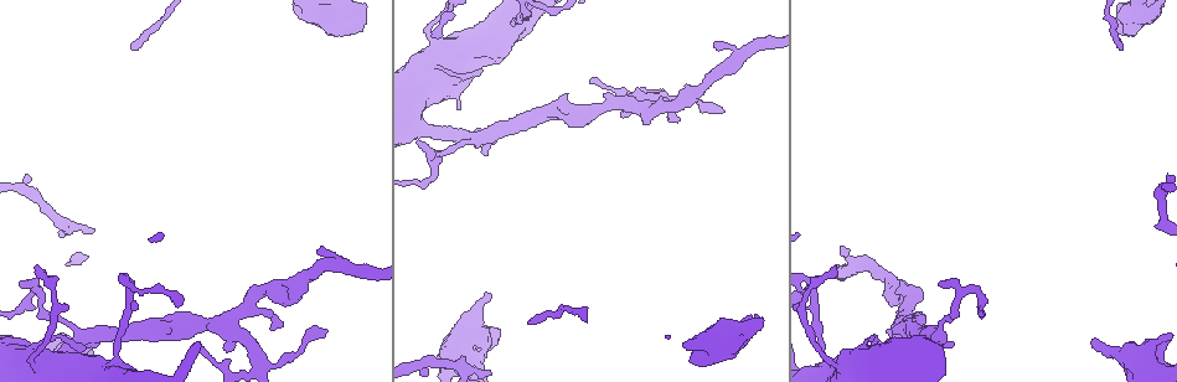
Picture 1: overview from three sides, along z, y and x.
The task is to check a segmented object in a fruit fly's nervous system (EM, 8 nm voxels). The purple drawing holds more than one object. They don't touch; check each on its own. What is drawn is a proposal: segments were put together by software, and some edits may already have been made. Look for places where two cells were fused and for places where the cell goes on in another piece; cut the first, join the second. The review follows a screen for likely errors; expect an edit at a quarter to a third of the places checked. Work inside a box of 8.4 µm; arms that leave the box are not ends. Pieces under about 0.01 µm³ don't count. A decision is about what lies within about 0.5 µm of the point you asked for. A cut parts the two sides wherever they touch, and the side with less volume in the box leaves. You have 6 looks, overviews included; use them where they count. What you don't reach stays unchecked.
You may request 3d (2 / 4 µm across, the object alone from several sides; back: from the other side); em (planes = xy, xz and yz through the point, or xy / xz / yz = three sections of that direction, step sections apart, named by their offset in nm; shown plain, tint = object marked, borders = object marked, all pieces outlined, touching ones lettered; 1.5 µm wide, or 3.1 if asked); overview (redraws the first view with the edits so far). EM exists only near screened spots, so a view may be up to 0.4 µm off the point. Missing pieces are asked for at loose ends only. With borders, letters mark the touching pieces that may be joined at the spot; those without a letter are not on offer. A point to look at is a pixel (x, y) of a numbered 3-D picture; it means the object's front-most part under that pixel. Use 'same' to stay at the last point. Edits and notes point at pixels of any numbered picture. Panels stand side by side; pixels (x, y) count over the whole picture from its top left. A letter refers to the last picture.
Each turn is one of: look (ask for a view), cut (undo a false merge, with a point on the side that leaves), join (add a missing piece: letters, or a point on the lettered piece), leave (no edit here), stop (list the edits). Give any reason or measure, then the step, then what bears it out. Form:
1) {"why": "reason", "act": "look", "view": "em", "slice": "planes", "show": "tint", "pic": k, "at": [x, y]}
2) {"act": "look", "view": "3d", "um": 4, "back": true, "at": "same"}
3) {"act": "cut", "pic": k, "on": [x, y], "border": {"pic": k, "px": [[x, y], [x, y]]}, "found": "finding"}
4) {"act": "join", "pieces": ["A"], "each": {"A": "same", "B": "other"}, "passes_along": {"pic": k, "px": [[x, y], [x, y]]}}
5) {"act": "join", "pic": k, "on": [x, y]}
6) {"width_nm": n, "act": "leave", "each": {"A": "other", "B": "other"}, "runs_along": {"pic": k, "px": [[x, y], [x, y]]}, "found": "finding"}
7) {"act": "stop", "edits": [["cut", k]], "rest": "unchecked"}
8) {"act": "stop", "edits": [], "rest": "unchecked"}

{"why": "free end", "act": "look", "view": "em", "slice": "planes", "show": "borders", "pic": 1, "at": [843, 247]}

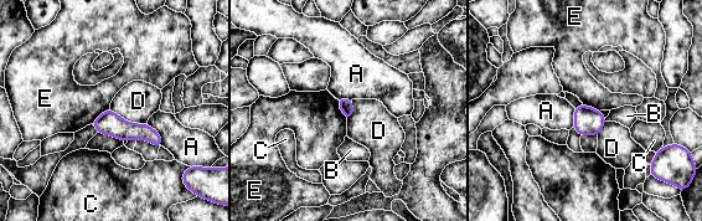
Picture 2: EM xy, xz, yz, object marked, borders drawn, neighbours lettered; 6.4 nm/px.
{"act": "leave", "each": {"A": "other", "B": "other", "C": "other", "D": "other", "E": "other"}, "border": {"pic": 2, "px": [[109, 108], [127, 121], [146, 124]]}, "found": "no lettered piece goes on from it"}

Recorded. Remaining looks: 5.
{"why": "sharp bend", "act": "look", "view": "em", "slice": "yz", "step": 8, "show": "tint", "pic": 1, "at": [525, 12]}

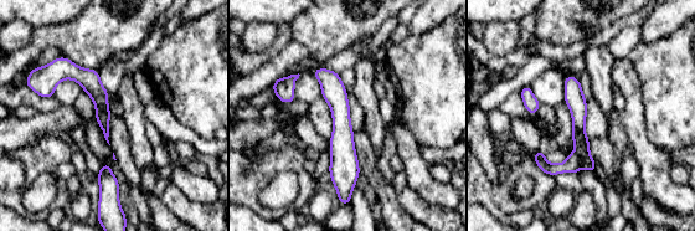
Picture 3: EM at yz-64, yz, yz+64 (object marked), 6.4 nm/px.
{"why": "cut it another way", "act": "look", "view": "em", "slice": "planes", "show": "borders", "at": "same"}

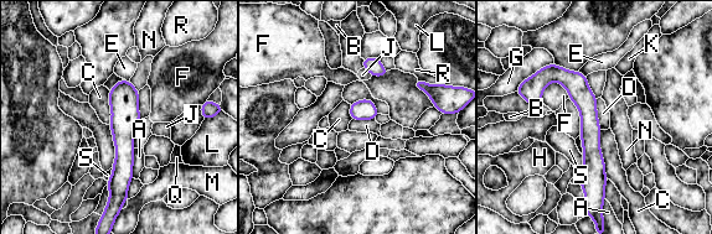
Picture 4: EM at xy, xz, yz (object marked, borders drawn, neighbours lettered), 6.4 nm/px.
{"act": "leave", "each": {"A": "other", "B": "other", "C": "other", "D": "other", "E": "other", "F": "other", "G": "other", "H": "other", "J": "other", "K": "other", "L": "other", "M": "other", "N": "other", "Q": "other", "R": "other", "S": "other"}, "border": {"pic": 4, "px": [[600, 130], [599, 150], [607, 177]]}, "found": "all the same cell"}

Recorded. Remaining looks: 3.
{"why": "branch stops here", "act": "look", "view": "em", "slice": "planes", "show": "plain", "pic": 1, "at": [490, 297]}

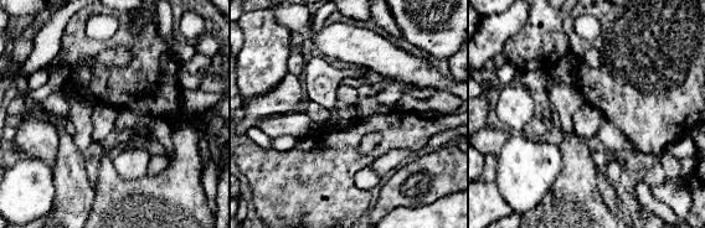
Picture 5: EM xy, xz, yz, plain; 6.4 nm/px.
{"act": "look", "view": "em", "slice": "planes", "show": "borders", "at": "same"}

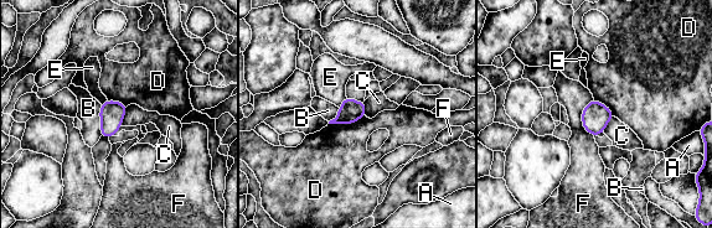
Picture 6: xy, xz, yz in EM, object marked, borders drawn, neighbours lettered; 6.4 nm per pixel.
{"act": "leave", "each": {"A": "other", "B": "other", "C": "other", "D": "other", "E": "other", "F": "other"}, "border": {"pic": 6, "px": [[128, 105], [120, 125]]}, "found": "no lettered piece goes on from it"}

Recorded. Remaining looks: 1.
{"act": "stop", "edits": [], "rest": "unchecked"}

